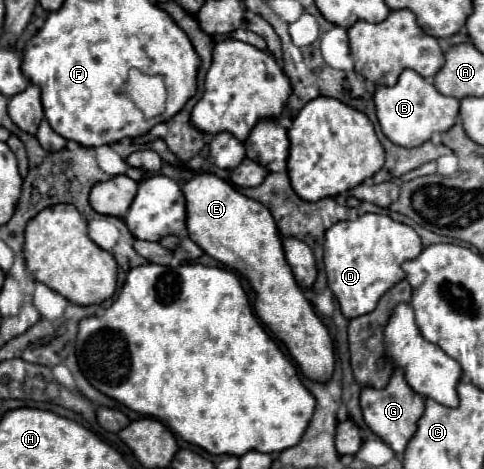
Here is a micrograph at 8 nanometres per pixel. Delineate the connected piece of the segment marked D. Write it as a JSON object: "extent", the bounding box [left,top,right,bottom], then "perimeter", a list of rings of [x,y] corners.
{"extent":[325,214,421,320],"perimeter":[[[363,214],[355,222],[343,220],[333,224],[325,234],[325,270],[331,292],[347,320],[373,312],[379,298],[405,278],[401,264],[421,254],[417,232],[385,214]]]}

